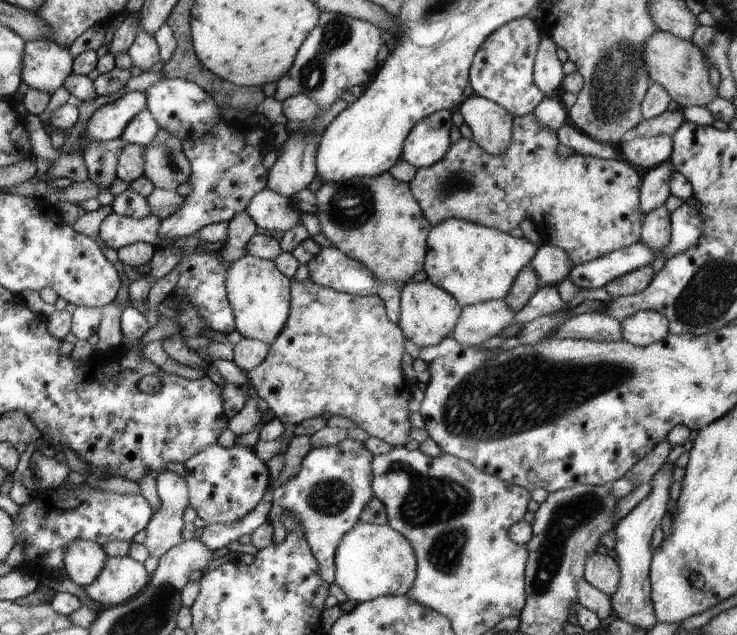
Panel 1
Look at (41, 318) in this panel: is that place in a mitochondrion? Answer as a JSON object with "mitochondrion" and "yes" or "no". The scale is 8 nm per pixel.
{"mitochondrion":"no"}

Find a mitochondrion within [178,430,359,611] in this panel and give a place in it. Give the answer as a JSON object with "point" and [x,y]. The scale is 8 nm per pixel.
{"point":[327,496]}

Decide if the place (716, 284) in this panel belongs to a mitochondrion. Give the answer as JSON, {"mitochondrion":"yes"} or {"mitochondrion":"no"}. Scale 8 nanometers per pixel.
{"mitochondrion":"yes"}

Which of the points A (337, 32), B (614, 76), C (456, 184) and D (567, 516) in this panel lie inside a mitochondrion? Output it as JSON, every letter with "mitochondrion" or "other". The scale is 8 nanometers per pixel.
{"A":"mitochondrion","B":"mitochondrion","C":"mitochondrion","D":"mitochondrion"}

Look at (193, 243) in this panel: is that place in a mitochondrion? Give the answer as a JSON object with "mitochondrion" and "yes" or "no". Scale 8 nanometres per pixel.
{"mitochondrion":"no"}

